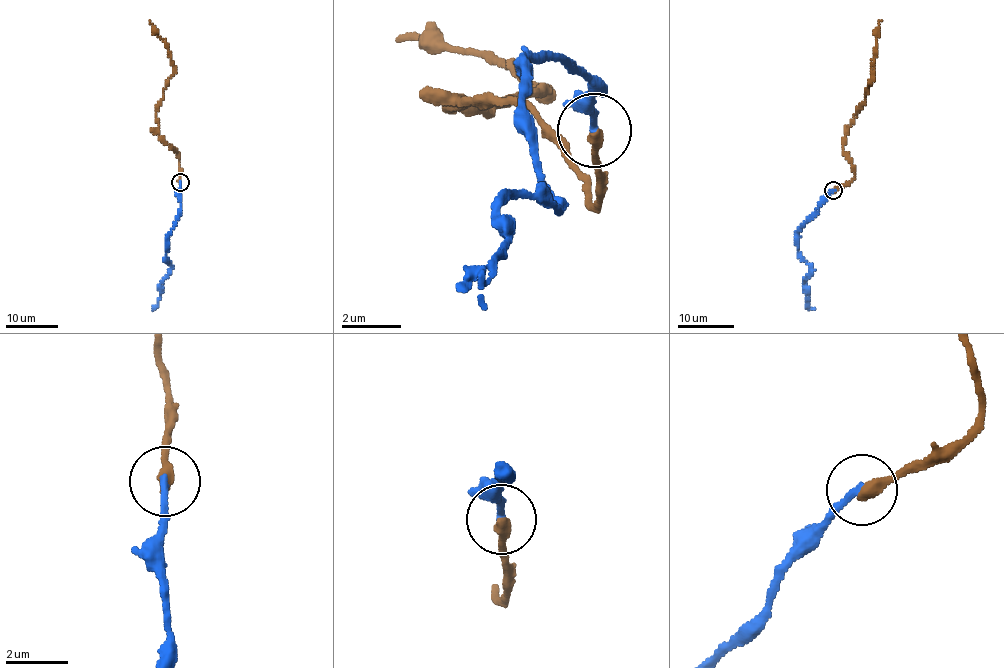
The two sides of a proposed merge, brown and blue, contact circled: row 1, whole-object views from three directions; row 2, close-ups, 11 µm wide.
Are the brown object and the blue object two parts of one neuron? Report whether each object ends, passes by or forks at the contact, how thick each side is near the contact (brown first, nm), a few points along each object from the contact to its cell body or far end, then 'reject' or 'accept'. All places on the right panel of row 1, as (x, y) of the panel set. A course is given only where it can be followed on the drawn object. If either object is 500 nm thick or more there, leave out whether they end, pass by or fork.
brown ends; blue ends; calibres 400 and 220 nm; course brown (833, 190), (844, 187), (854, 177), (854, 166), (844, 152), (843, 142), (871, 83), (876, 32), (881, 21); course blue (833, 190), (797, 233), (798, 254), (811, 268), (811, 275), (804, 280), (809, 309); reject

